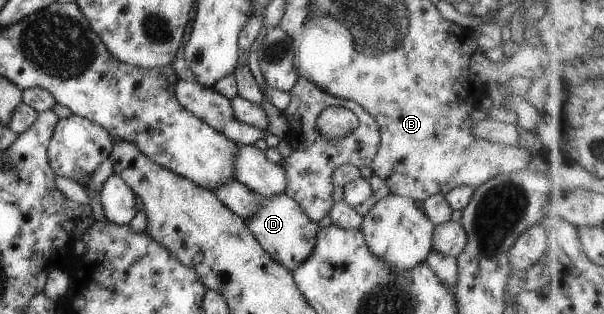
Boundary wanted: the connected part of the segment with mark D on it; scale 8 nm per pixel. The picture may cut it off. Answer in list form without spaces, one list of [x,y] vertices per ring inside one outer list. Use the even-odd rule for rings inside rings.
[[[284,193],[262,198],[259,209],[244,219],[245,227],[269,257],[292,272],[312,252],[318,226]]]

